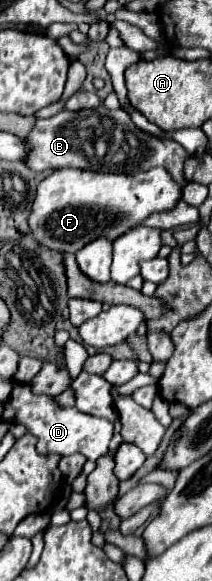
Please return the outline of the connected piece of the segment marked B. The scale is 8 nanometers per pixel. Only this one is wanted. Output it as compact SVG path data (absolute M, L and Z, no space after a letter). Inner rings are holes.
M104 105L84 111L60 111L48 119L36 119L32 131L24 137L24 143L30 145L24 165L40 173L46 169L76 167L76 169L94 169L102 173L138 173L150 167L164 167L170 171L176 183L186 185L182 177L182 167L188 153L176 141L164 141L150 137L148 133L136 129L130 115L122 109L110 111ZM84 141L90 141L88 149L94 149L94 159L90 161L84 153Z

